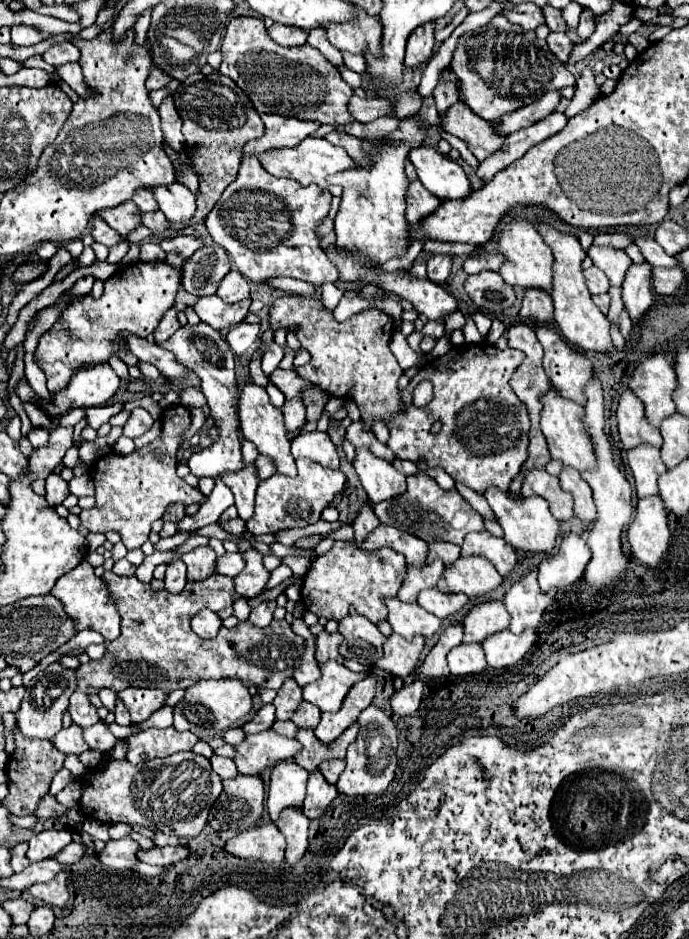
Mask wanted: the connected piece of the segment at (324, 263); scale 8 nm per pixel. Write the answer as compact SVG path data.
M245 155L241 159L237 179L223 191L221 199L207 215L205 225L213 241L229 253L235 269L251 283L267 285L277 277L293 277L321 287L323 283L333 283L339 277L339 271L335 271L335 265L327 259L325 251L321 249L321 241L317 235L317 225L327 217L332 198L329 191L319 189L318 185L303 187L297 181L273 177L261 165L257 155Z

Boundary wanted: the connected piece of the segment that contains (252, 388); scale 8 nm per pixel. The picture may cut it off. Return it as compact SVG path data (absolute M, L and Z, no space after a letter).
M251 379L241 389L241 397L239 397L239 421L241 421L241 431L243 431L245 439L249 439L257 447L259 455L271 457L273 463L275 463L277 473L295 477L297 465L295 465L295 459L291 457L291 451L289 451L291 443L287 439L287 431L285 431L285 423L283 423L283 413L281 413L281 409L277 409L277 407L271 405L267 391L263 387L253 385Z

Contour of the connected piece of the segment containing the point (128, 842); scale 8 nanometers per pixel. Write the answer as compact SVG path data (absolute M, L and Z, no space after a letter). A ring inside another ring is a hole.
M123 837L119 841L107 841L105 849L97 857L105 867L125 871L125 869L133 869L139 863L137 859L139 849L141 845L135 839Z

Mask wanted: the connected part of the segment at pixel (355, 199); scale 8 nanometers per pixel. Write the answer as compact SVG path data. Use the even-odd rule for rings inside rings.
M425 97L421 111L415 119L403 119L401 127L383 139L365 141L365 149L371 149L373 167L361 167L353 171L343 171L335 181L343 185L341 207L335 217L335 235L337 251L341 257L353 257L365 267L381 267L393 257L407 255L409 249L409 223L405 219L405 195L407 195L407 175L405 163L409 149L419 147L427 135L429 125L437 125L439 115L435 109L435 99ZM389 141L403 141L399 147L389 145Z

